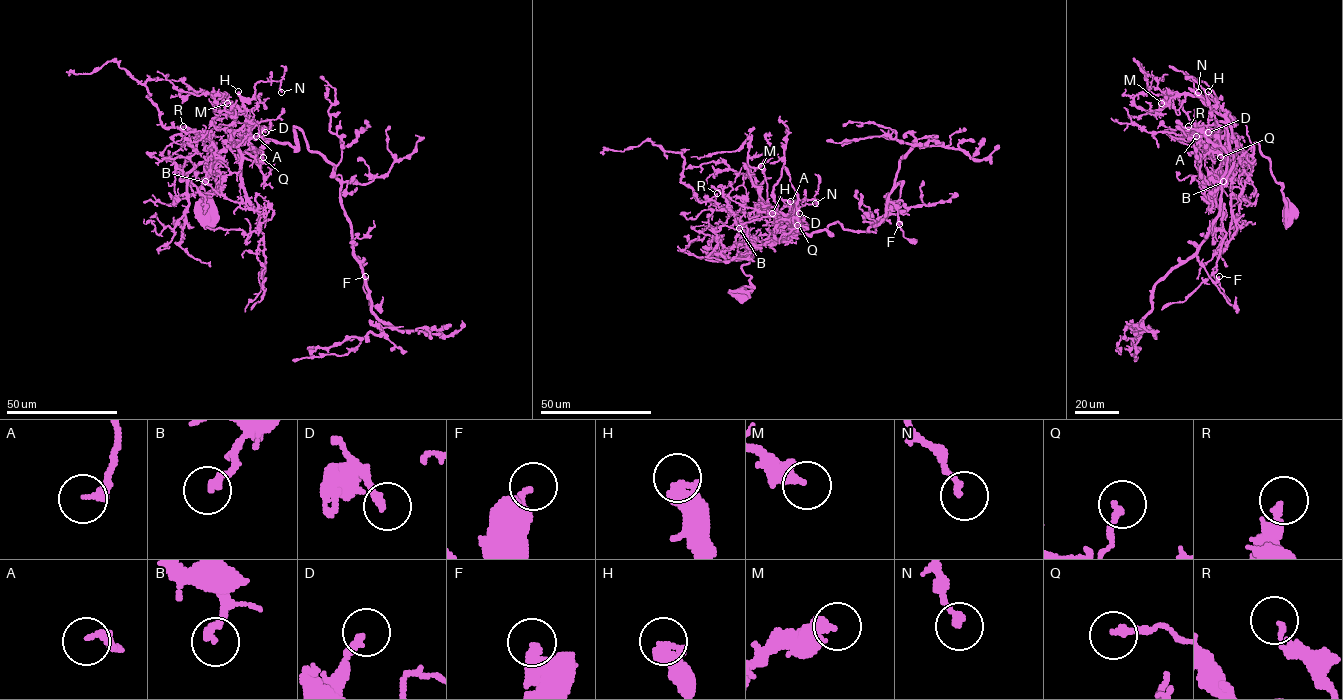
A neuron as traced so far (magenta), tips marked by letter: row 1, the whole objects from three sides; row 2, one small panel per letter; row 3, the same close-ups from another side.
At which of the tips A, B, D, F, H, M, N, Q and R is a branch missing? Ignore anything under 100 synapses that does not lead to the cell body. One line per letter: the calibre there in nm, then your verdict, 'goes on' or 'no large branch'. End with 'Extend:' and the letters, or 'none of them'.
A: 240 nm | no large branch
B: 220 nm | no large branch
D: 260 nm | no large branch
F: 360 nm | no large branch
H: 380 nm | goes on
M: 460 nm | no large branch
N: 190 nm | no large branch
Q: 200 nm | no large branch
R: 170 nm | no large branch
Extend: H

